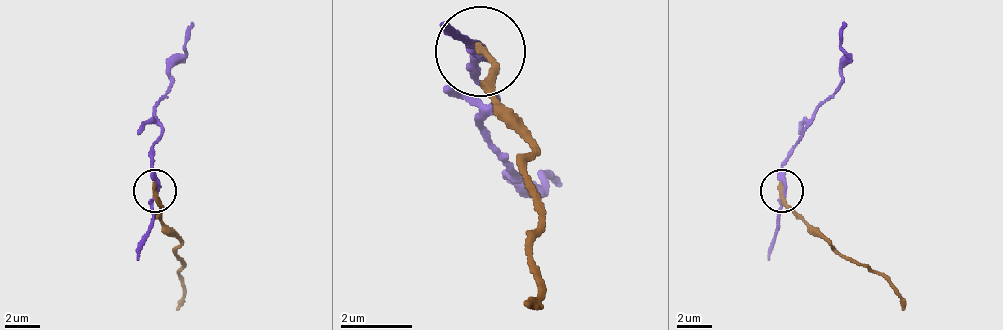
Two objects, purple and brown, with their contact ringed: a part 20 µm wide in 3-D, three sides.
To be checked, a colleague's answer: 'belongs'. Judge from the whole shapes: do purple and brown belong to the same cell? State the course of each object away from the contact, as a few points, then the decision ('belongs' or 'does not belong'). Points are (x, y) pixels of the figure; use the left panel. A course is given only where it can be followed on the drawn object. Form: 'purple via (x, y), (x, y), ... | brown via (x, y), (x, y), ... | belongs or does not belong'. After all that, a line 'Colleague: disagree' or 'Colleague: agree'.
purple via (154, 189), (154, 163), (162, 133), (154, 111), (193, 20) | brown via (154, 189), (158, 220), (180, 241), (175, 254), (184, 263), (184, 285), (175, 311) | does not belong
Colleague: disagree

